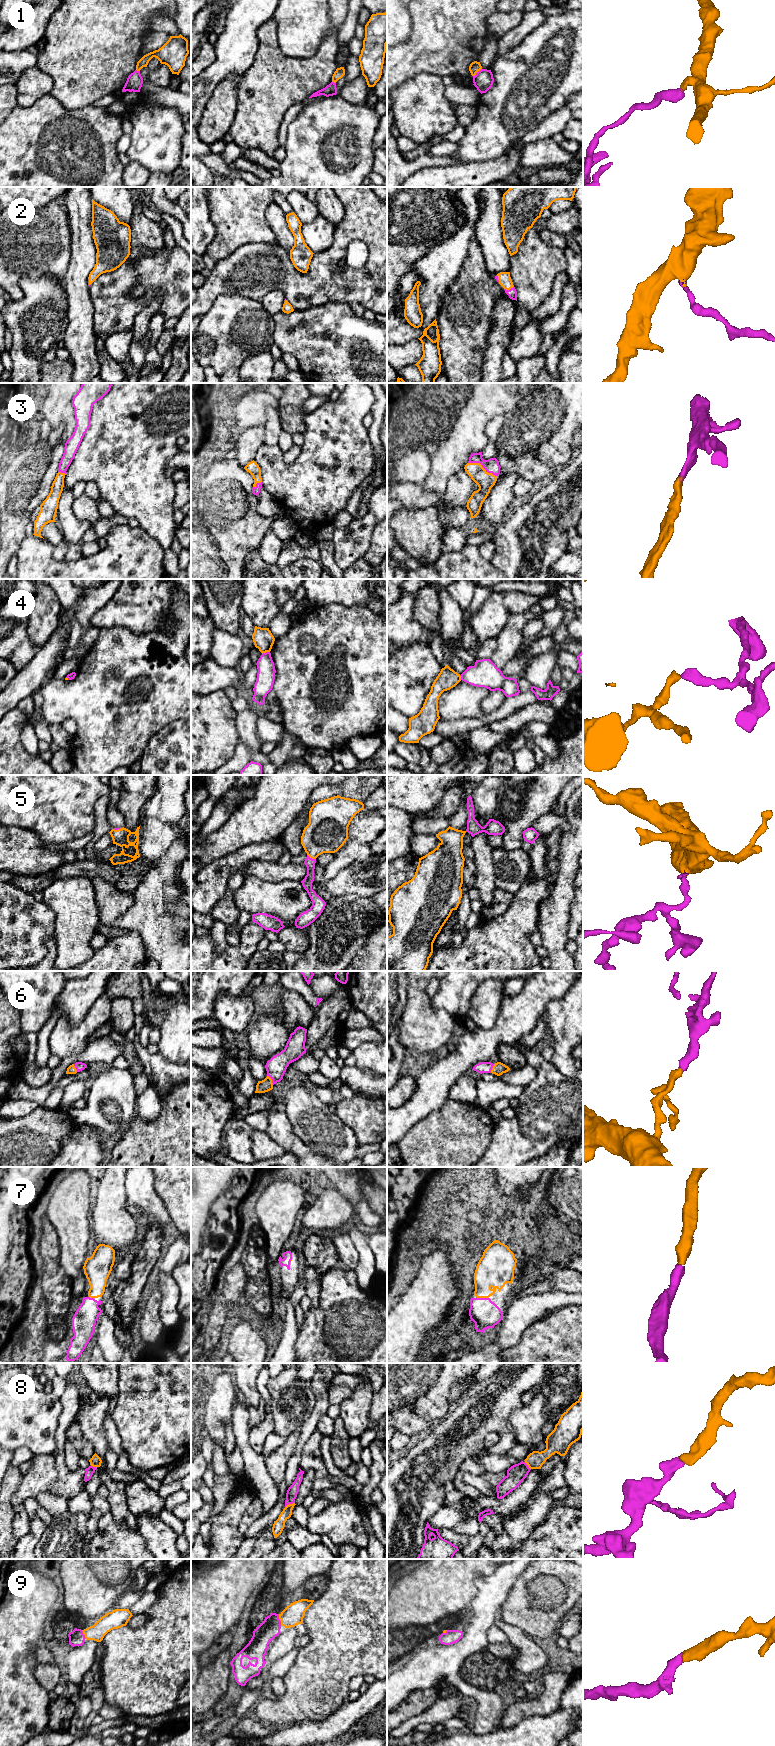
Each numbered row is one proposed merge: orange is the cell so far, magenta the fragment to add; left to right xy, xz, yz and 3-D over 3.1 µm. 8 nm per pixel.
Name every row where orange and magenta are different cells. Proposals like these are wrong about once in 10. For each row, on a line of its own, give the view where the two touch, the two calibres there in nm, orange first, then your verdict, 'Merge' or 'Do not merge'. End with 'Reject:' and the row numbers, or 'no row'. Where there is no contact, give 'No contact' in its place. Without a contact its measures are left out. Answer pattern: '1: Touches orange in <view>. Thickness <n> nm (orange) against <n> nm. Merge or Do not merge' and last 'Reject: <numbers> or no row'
1: Touches orange in yz. Thickness 90 nm (orange) against 160 nm. Do not merge
2: Touches orange in yz. Thickness 100 nm (orange) against 80 nm. Merge
3: Touches orange in yz. Thickness 140 nm (orange) against 120 nm. Merge
4: Touches orange in xz. Thickness 160 nm (orange) against 140 nm. Do not merge
5: Touches orange in xz. Thickness 340 nm (orange) against 80 nm. Merge
6: Touches orange in xz. Thickness 100 nm (orange) against 160 nm. Merge
7: Touches orange in yz. Thickness 280 nm (orange) against 220 nm. Merge
8: Touches orange in xz. Thickness 90 nm (orange) against 90 nm. Merge
9: Touches orange in xz. Thickness 170 nm (orange) against 160 nm. Merge
Reject: 1, 4

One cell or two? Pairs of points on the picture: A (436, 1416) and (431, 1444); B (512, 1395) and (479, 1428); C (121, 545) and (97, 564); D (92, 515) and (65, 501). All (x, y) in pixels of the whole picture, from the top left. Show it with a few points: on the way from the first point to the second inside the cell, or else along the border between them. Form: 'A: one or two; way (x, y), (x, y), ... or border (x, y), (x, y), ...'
A: two; border (451, 1407), (439, 1421), (422, 1435)
B: one; way (504, 1403), (487, 1420)
C: one; way (115, 551), (103, 563)
D: two; border (74, 498), (73, 514), (78, 519), (89, 522)

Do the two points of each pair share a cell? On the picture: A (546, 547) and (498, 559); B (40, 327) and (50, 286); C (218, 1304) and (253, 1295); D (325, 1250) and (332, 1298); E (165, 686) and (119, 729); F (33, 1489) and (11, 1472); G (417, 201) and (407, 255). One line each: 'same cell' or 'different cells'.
A: same cell
B: same cell
C: different cells
D: different cells
E: same cell
F: different cells
G: same cell

